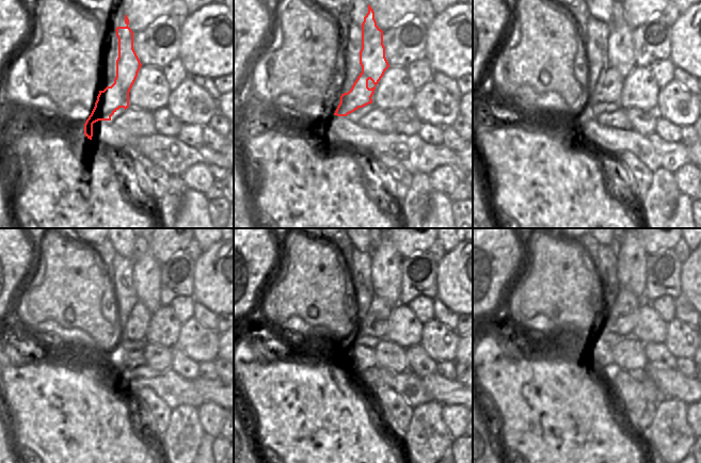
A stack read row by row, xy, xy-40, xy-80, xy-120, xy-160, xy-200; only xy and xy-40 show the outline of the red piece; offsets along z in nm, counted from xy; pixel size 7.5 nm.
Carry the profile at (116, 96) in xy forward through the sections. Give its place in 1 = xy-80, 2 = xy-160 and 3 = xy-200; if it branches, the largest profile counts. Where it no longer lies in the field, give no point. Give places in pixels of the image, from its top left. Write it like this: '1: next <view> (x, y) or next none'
1: next xy-80 (620, 54)
2: next xy-160 (386, 277)
3: next xy-200 (631, 254)

